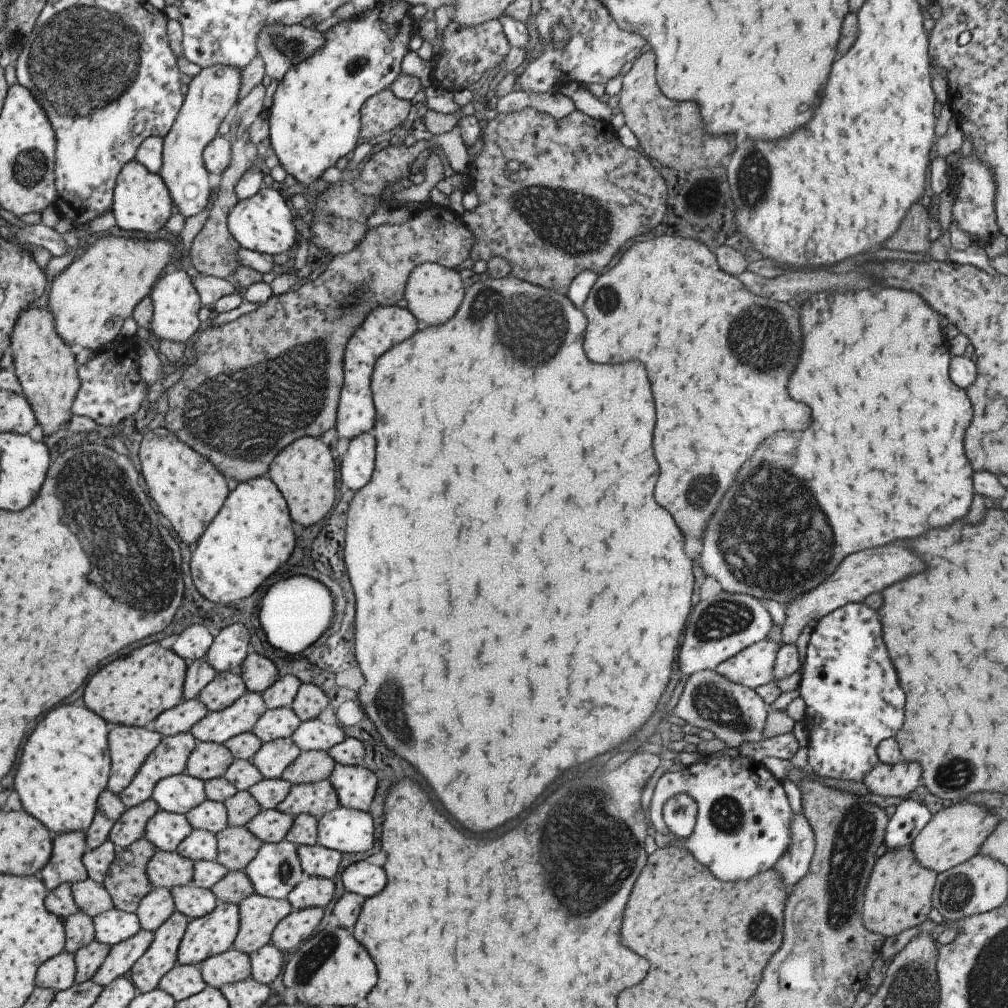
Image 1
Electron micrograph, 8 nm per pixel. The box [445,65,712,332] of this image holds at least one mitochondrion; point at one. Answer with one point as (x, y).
(567, 219)

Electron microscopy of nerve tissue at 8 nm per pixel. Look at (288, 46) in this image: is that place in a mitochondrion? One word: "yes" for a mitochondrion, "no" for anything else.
yes

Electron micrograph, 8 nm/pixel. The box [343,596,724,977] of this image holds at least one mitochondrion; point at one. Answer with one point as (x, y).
(598, 852)

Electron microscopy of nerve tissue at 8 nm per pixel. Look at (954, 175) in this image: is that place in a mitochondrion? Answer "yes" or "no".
no

